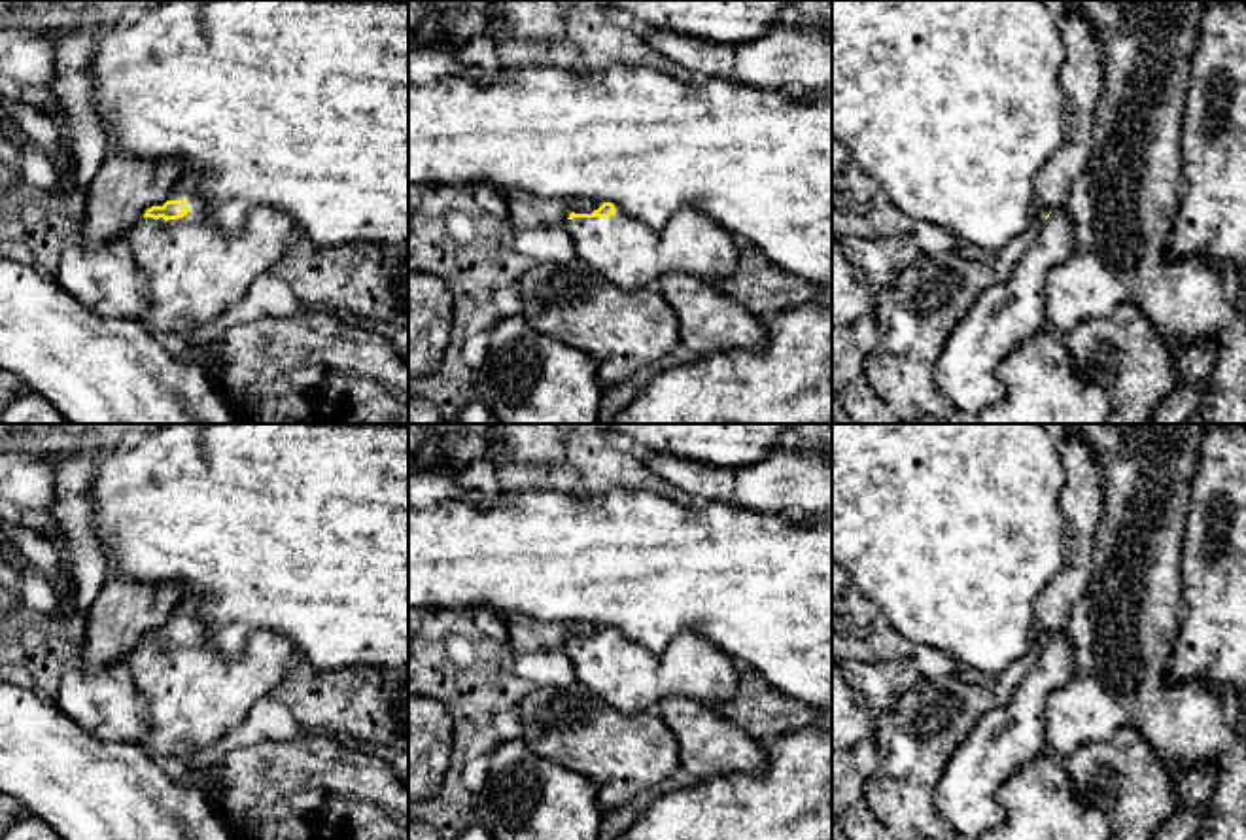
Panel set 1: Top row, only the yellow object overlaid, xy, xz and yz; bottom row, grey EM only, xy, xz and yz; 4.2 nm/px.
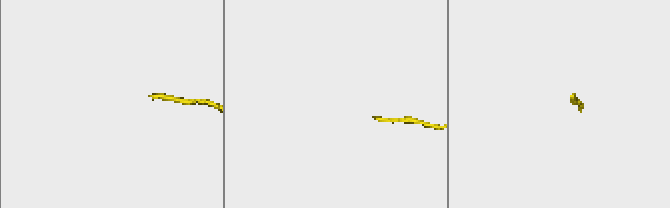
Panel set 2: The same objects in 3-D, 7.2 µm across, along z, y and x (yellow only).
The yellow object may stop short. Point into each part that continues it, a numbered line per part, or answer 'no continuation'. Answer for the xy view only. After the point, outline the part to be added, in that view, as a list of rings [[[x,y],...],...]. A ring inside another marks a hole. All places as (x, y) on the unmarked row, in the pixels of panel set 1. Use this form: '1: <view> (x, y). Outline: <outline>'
1: xy (195, 697). Outline: [[[193,598],[180,600],[159,630],[166,624],[185,624],[189,636],[180,643],[168,645],[163,641],[142,641],[127,664],[149,709],[144,749],[163,757],[191,757],[236,728],[251,706],[270,694],[282,681],[289,658],[297,653],[293,643],[282,634],[257,630],[250,636],[242,656],[221,656],[202,630]]]

